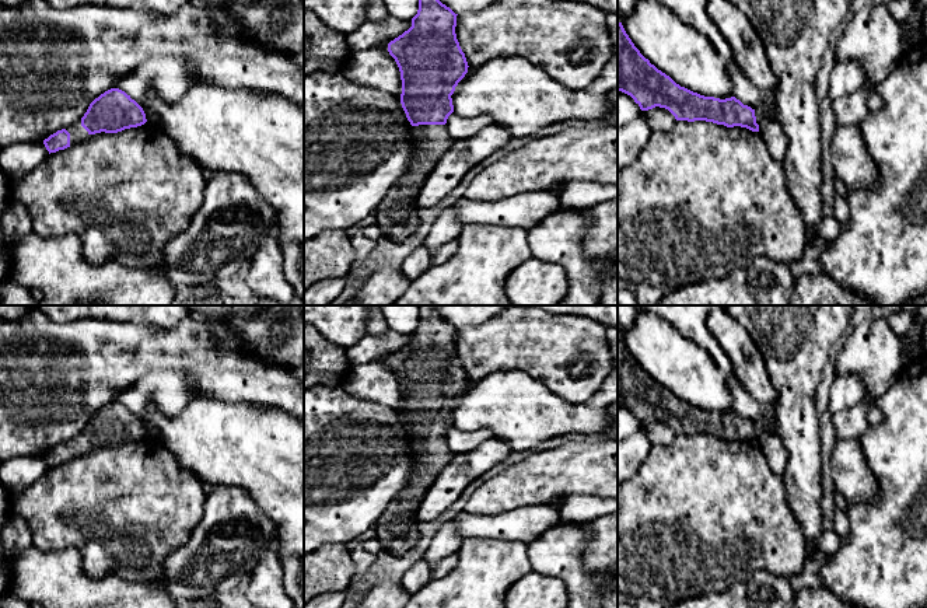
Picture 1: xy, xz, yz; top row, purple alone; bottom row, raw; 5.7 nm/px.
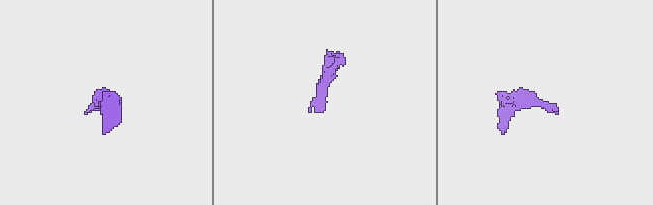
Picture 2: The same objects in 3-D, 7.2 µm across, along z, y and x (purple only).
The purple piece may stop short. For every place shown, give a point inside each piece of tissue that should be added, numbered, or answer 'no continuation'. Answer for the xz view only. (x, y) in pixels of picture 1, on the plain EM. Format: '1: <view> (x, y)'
1: xz (398, 528)

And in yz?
1: yz (765, 425)

